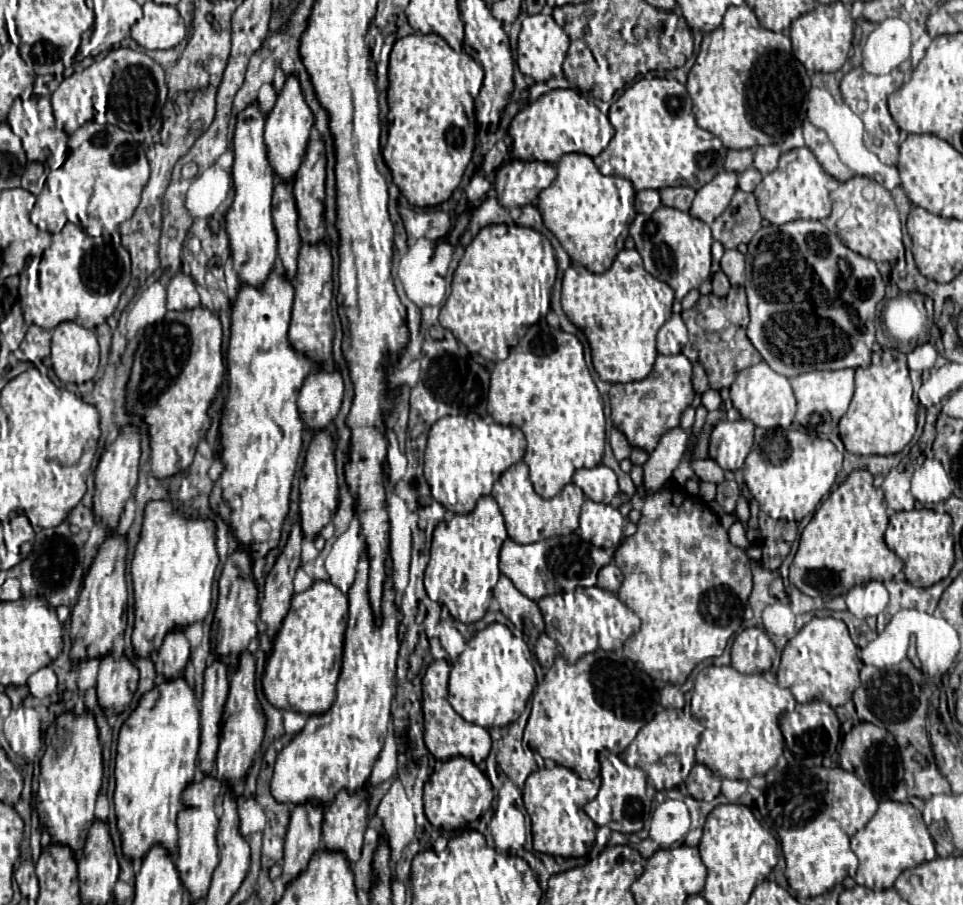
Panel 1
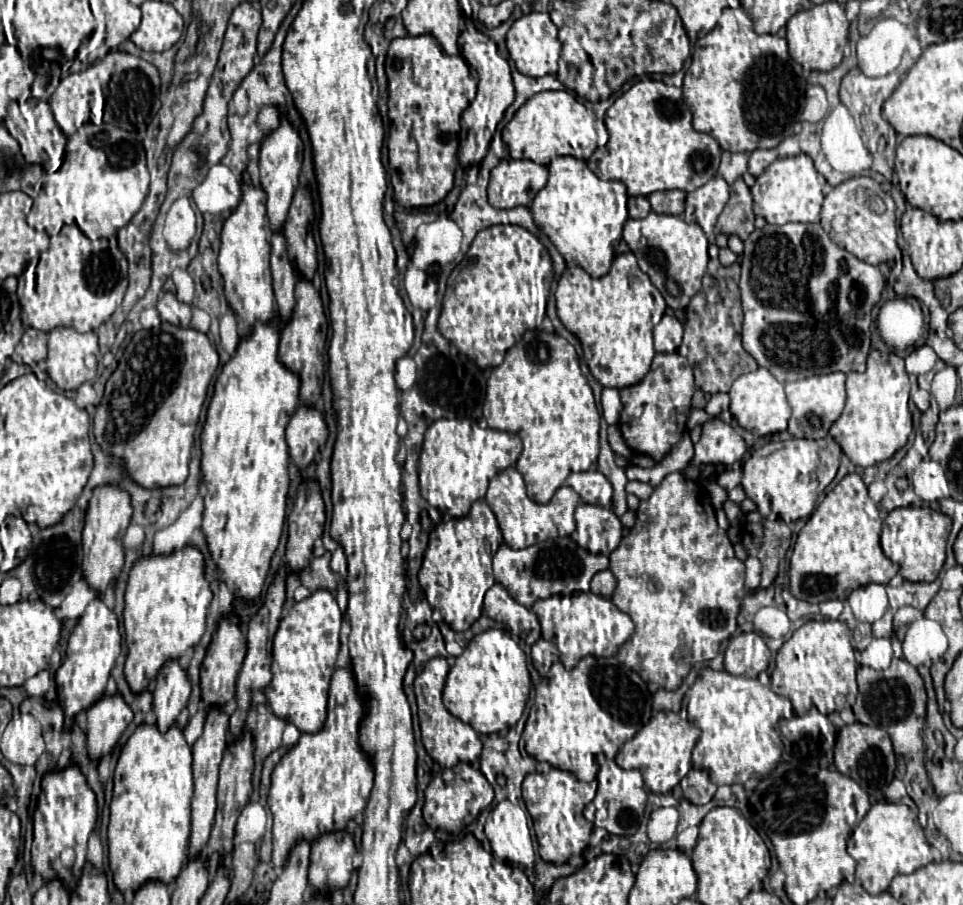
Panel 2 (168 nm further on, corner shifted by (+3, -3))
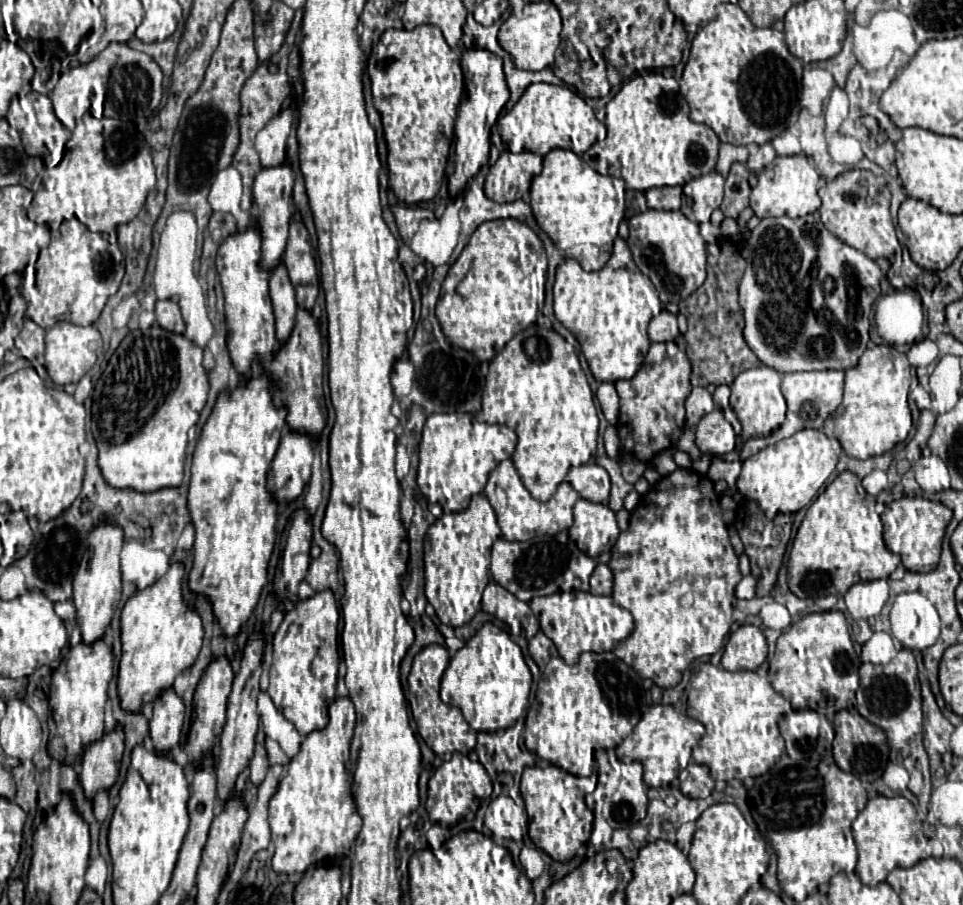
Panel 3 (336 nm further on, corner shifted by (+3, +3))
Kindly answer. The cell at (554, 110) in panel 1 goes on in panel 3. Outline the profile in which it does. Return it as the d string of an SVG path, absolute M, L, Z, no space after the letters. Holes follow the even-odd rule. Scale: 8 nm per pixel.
M548 83L530 85L520 101L498 119L498 131L512 153L530 151L540 157L548 155L552 149L570 149L576 155L582 155L592 143L604 140L607 135L605 125L596 118L583 97L564 85Z

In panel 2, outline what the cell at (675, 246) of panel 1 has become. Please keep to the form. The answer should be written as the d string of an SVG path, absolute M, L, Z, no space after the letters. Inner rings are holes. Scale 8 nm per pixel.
M650 213L644 219L628 219L624 225L624 241L638 259L638 267L652 279L668 307L684 309L692 295L700 289L708 265L708 239L700 225L686 223L676 215Z

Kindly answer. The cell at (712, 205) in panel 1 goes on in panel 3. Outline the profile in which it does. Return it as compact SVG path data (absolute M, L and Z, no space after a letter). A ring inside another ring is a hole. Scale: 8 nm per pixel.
M718 171L692 179L690 183L684 185L680 211L696 223L708 223L712 211L718 209L722 203L722 193L724 177Z

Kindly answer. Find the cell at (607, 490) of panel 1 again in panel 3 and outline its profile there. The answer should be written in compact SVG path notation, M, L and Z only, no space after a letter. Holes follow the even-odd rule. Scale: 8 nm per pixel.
M594 461L580 465L580 467L572 467L566 475L566 481L580 493L582 499L588 499L592 503L608 501L610 477L606 469L602 469Z

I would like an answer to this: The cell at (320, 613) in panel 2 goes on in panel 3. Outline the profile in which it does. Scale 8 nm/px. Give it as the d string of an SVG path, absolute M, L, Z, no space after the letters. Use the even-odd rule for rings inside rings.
M318 591L312 597L298 601L274 633L268 695L276 709L294 723L300 735L308 735L328 723L328 705L336 697L338 619L340 613L334 593Z

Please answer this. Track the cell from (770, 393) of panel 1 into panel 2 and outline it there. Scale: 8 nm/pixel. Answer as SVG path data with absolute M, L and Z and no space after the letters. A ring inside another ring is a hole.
M762 367L738 377L730 389L730 413L734 415L736 423L742 429L758 437L786 431L786 425L790 419L790 405L784 395L784 385L776 381L776 377L768 369L762 369Z

